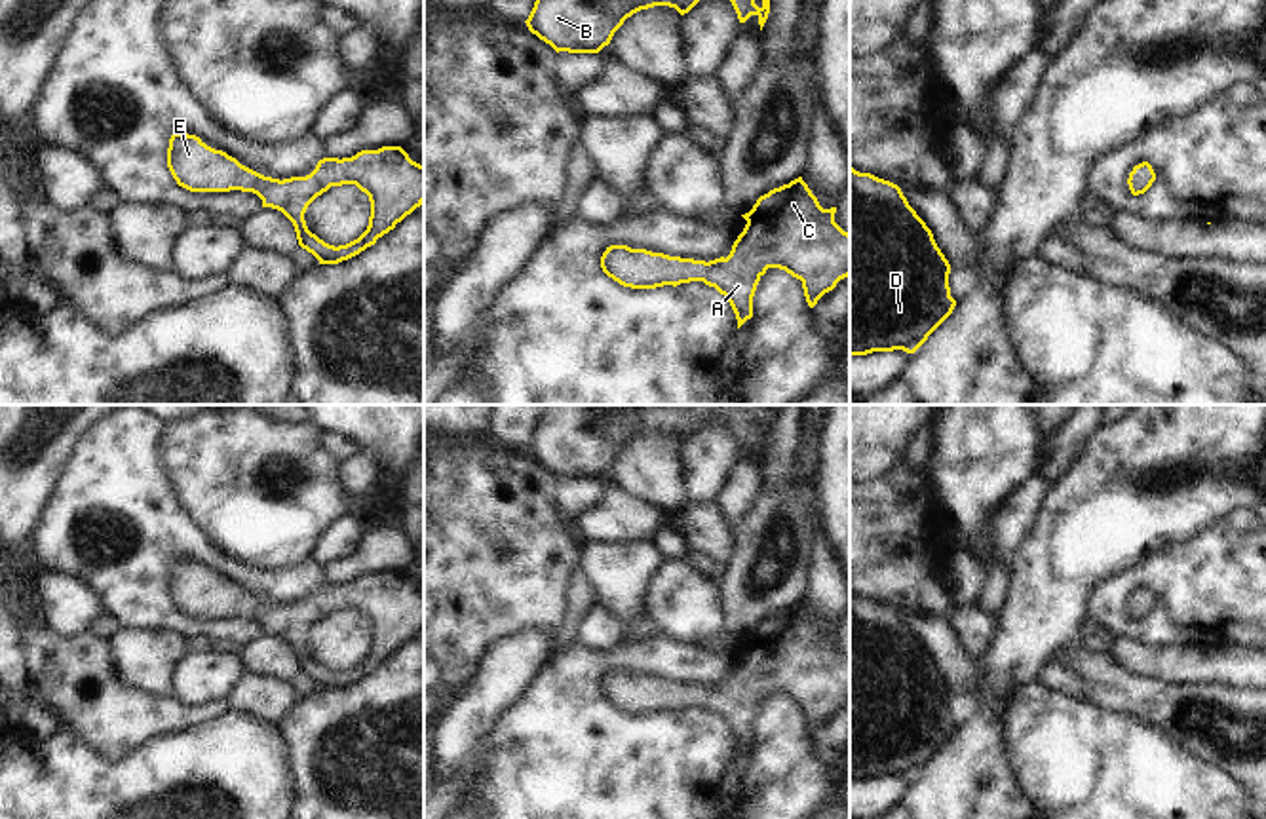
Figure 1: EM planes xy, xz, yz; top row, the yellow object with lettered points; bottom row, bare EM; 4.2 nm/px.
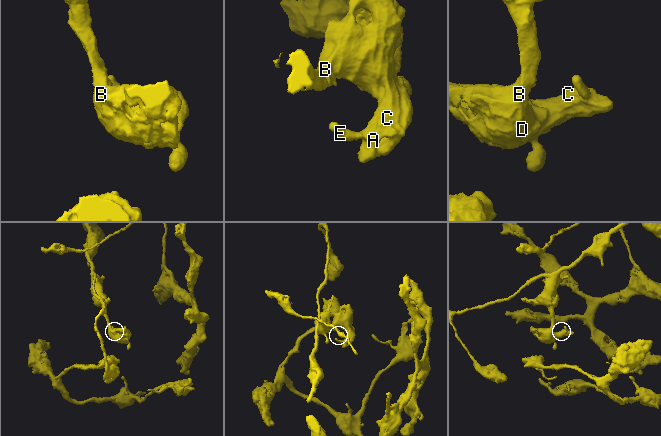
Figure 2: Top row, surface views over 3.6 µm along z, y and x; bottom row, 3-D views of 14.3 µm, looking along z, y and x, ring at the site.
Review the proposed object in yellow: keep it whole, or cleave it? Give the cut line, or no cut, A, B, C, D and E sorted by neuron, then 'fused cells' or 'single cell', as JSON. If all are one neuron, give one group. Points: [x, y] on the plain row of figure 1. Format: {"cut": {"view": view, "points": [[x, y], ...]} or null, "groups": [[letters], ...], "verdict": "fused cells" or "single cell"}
{"cut": null, "groups": [["A", "B", "C", "D", "E"]], "verdict": "single cell"}

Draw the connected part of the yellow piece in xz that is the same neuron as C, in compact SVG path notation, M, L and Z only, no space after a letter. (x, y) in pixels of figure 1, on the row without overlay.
M802 602L760 621L753 635L741 640L747 650L732 671L730 680L715 686L694 686L610 671L601 682L603 697L623 713L656 714L703 707L724 720L736 739L738 754L753 743L753 722L768 694L779 694L802 707L810 733L850 701L850 659L834 648L836 633L823 635Z

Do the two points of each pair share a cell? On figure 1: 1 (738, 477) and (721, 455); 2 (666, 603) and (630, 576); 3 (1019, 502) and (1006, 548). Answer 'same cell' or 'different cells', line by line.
1: different cells
2: different cells
3: same cell

